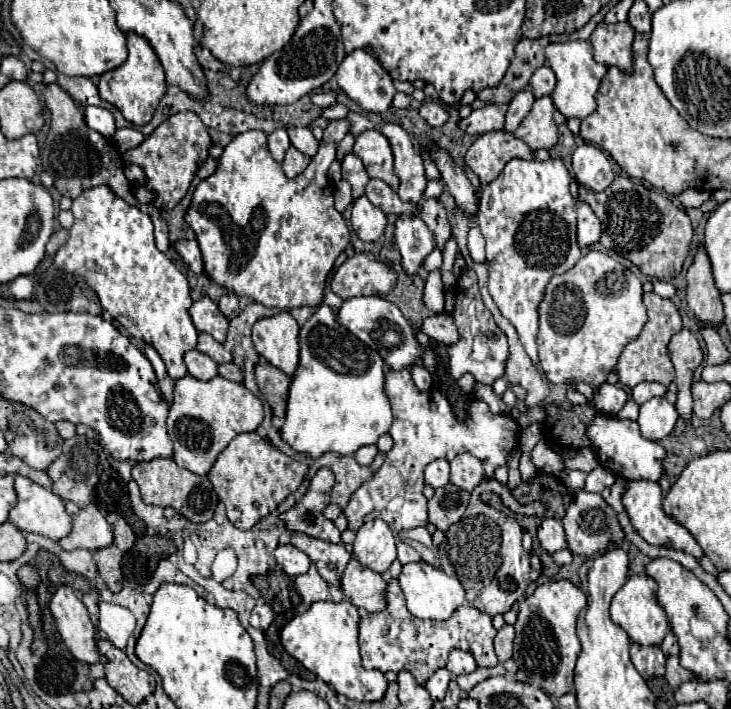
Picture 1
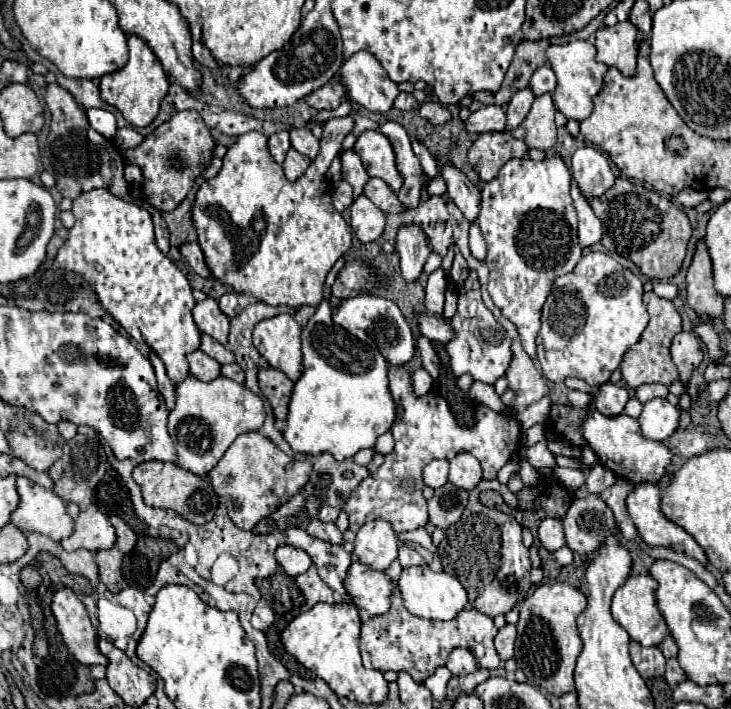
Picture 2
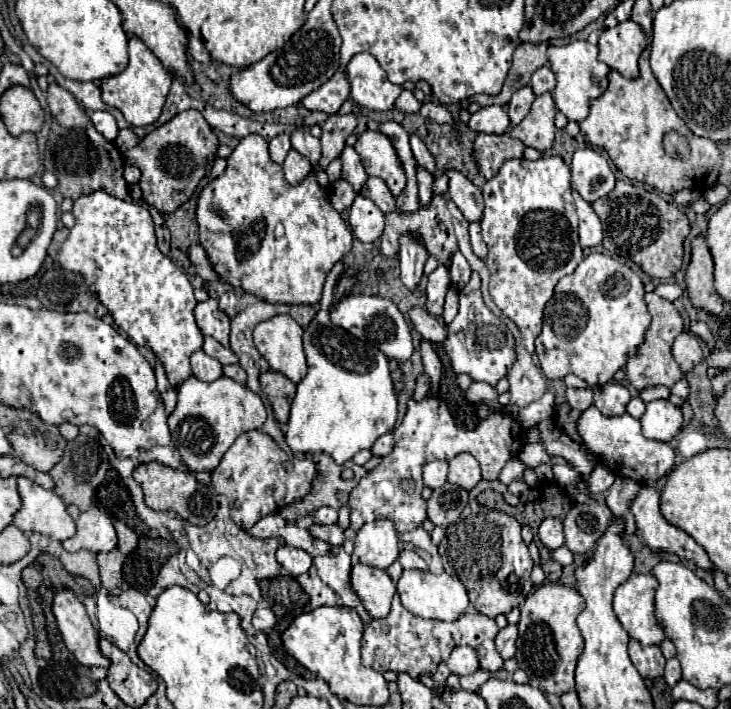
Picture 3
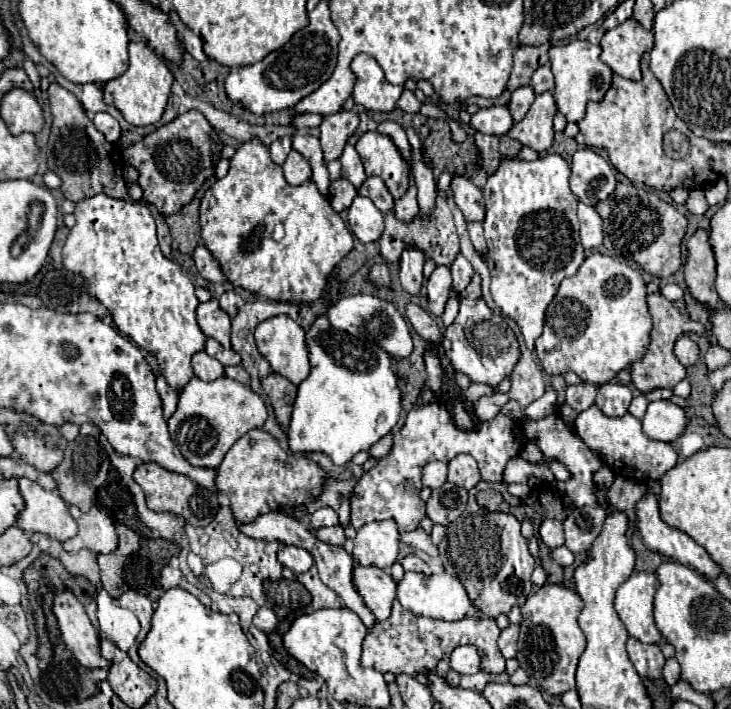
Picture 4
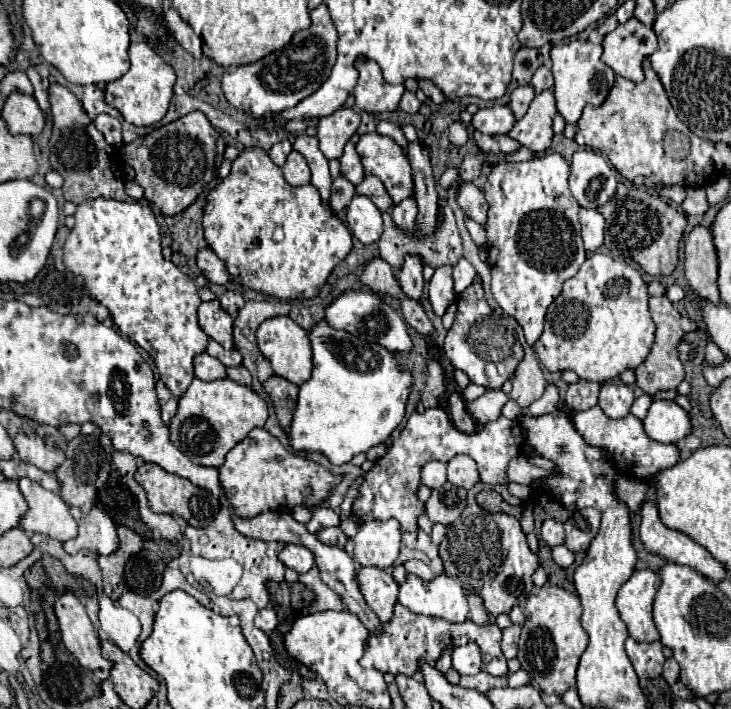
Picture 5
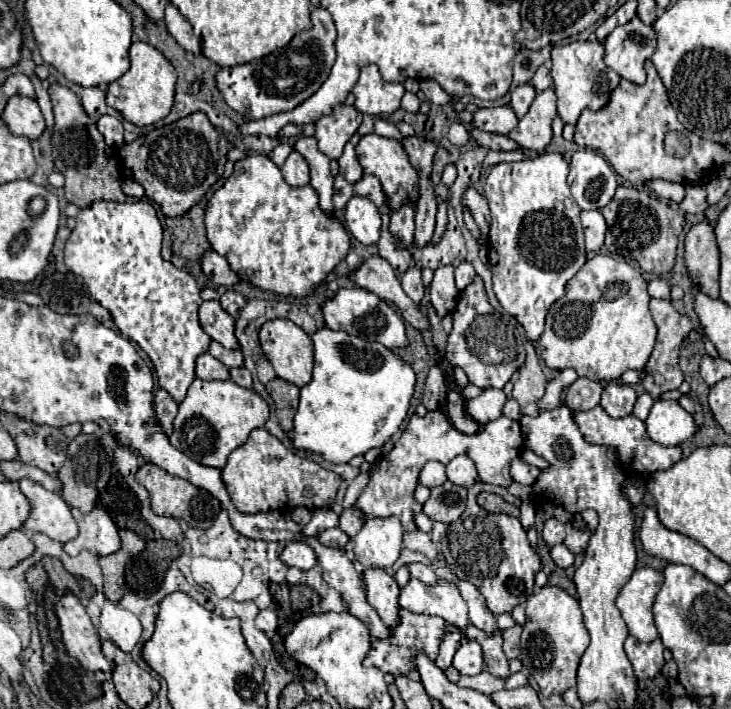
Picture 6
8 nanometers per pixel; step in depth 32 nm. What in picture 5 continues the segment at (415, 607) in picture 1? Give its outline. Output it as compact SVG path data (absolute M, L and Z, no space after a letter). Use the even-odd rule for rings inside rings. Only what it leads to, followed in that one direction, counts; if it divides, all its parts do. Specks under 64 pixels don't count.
M408 574L400 586L398 602L414 614L438 616L448 622L466 622L468 602L462 594L460 582L450 576L436 576L432 582L424 582L418 576Z

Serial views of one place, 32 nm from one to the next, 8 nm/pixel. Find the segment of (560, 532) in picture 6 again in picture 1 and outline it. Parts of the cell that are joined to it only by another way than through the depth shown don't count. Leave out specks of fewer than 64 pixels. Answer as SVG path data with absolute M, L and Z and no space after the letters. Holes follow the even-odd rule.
M544 518L538 528L538 540L542 548L550 554L554 554L560 548L566 548L566 536L564 536L562 522L556 518Z

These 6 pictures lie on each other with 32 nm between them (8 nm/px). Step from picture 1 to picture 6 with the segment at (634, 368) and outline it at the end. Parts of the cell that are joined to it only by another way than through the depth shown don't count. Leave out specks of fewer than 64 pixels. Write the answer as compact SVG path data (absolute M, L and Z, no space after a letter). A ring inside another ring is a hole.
M650 300L650 310L652 310L652 316L654 316L654 322L656 322L656 328L658 328L658 338L656 338L656 346L654 346L654 352L646 364L646 376L642 380L642 386L646 388L646 392L654 398L654 400L660 400L660 396L664 392L670 392L670 390L678 390L680 384L682 384L682 372L678 368L678 350L684 342L684 336L692 331L692 322L688 316L680 314L670 302L666 300Z

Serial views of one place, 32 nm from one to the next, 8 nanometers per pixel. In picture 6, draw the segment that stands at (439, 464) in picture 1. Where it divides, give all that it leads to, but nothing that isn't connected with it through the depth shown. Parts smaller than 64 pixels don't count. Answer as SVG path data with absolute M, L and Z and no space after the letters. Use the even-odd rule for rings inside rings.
M428 462L420 472L420 484L434 488L446 482L446 466L442 462Z

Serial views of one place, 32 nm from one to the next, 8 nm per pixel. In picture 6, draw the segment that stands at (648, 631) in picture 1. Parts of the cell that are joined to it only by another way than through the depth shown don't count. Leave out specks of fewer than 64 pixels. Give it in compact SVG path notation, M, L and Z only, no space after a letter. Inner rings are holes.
M650 566L636 568L632 578L624 584L616 598L616 606L628 626L628 632L642 642L652 642L654 638L658 638L652 604L662 582L662 572Z

